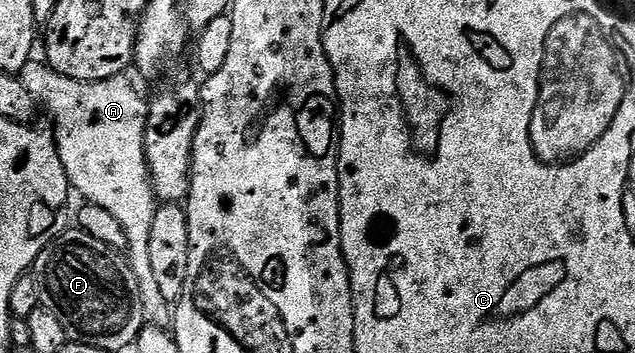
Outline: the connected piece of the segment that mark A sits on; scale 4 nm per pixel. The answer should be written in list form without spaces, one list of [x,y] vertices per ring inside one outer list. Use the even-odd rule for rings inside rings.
[[[37,57],[29,59],[27,65],[23,65],[19,77],[23,85],[27,85],[33,98],[44,110],[46,107],[53,118],[51,127],[55,132],[57,152],[69,177],[70,188],[76,194],[78,191],[85,203],[94,203],[107,209],[107,213],[111,213],[111,217],[115,217],[115,221],[123,225],[128,241],[127,258],[139,281],[146,320],[158,327],[168,328],[171,323],[171,304],[159,291],[159,281],[155,281],[155,272],[151,269],[151,225],[155,225],[159,203],[155,198],[153,181],[149,178],[149,162],[145,156],[145,130],[149,120],[147,99],[137,92],[137,87],[129,80],[128,74],[107,77],[103,81],[75,81],[71,77],[63,77],[48,62]]]

